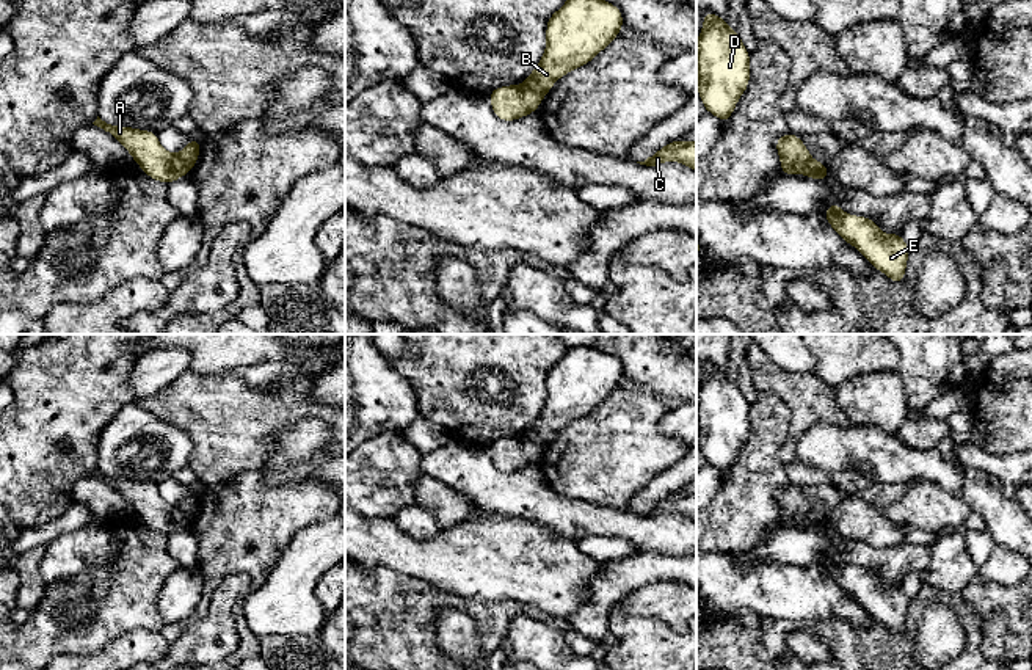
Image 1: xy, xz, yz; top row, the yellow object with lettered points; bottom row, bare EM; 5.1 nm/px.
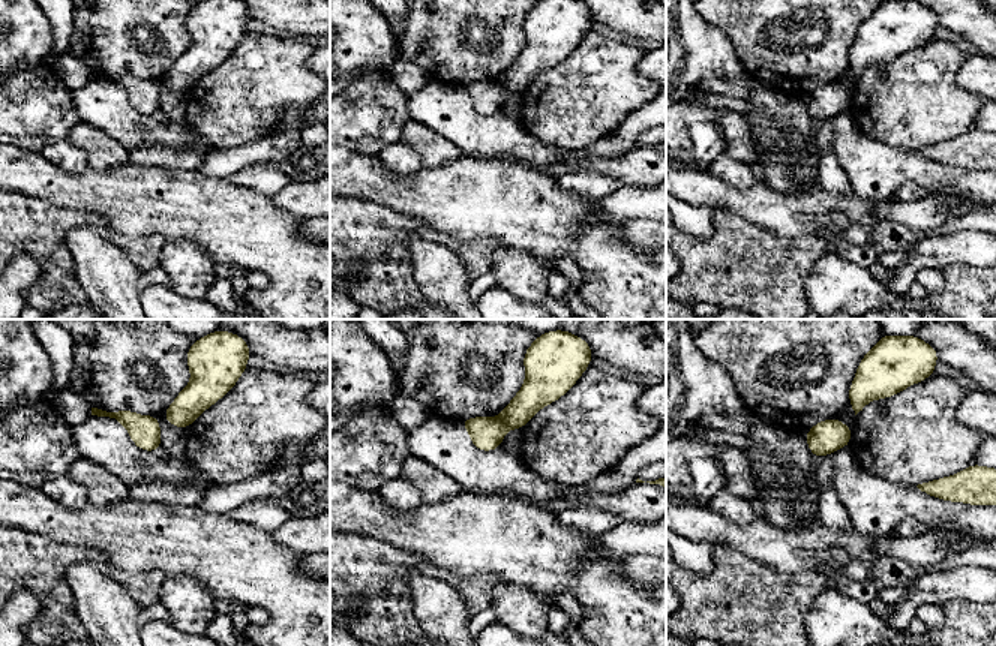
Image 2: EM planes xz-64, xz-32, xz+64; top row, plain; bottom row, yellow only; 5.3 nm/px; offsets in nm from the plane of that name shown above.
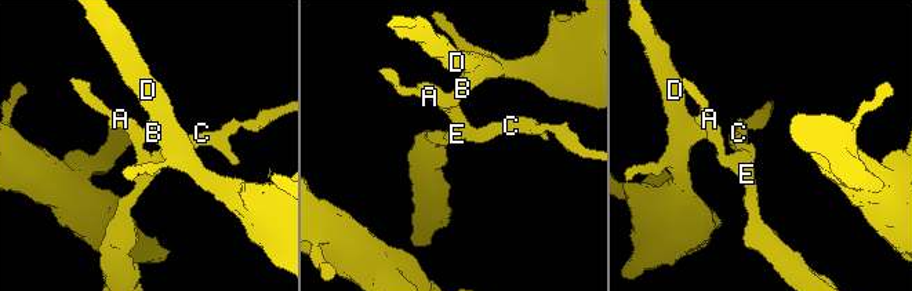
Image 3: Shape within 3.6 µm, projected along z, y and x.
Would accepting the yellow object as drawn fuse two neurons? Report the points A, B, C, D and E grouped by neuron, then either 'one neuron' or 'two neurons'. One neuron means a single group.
A C E / B D | two neurons

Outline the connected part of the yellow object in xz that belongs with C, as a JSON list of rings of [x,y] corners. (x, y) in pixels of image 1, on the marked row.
[[[696,140],[695,141],[671,141],[648,157],[645,162],[637,162],[646,166],[657,166],[663,162],[679,162],[696,173]]]

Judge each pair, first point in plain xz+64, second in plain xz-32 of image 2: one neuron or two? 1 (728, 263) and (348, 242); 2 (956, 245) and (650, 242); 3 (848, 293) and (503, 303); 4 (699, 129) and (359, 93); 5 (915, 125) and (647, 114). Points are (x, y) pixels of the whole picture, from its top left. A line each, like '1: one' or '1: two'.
1: one
2: one
3: two
4: one
5: two

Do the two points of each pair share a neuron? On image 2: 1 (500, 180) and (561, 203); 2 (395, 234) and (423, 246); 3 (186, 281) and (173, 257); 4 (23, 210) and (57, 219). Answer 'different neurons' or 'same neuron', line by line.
1: same neuron
2: different neurons
3: same neuron
4: same neuron

